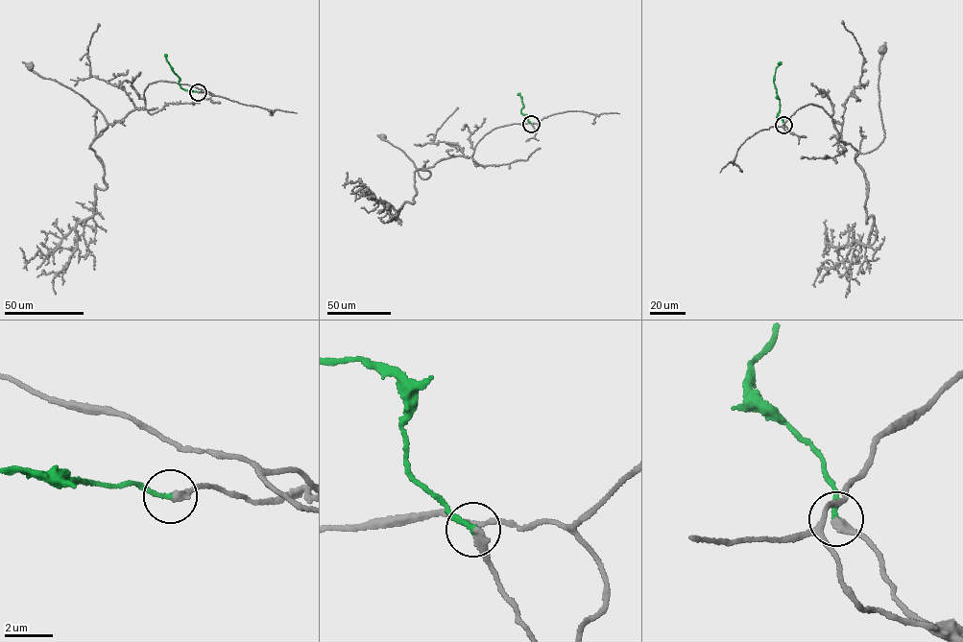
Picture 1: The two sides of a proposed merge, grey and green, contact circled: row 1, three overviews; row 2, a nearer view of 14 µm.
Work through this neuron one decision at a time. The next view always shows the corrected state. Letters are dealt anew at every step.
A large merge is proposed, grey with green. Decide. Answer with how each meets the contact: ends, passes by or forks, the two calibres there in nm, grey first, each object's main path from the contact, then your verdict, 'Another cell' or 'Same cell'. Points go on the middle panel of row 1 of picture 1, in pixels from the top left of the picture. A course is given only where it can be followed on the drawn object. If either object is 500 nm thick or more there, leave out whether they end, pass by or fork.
At the ring grey ends. At the ring green ends. Thickness 360 nm (grey) against 190 nm. Course of grey: (532, 124), (536, 131), (528, 123), (492, 130), (471, 156), (421, 169), (425, 178), (382, 136). Course of green: (532, 124), (521, 113), (523, 106), (517, 94), (520, 93). Same cell

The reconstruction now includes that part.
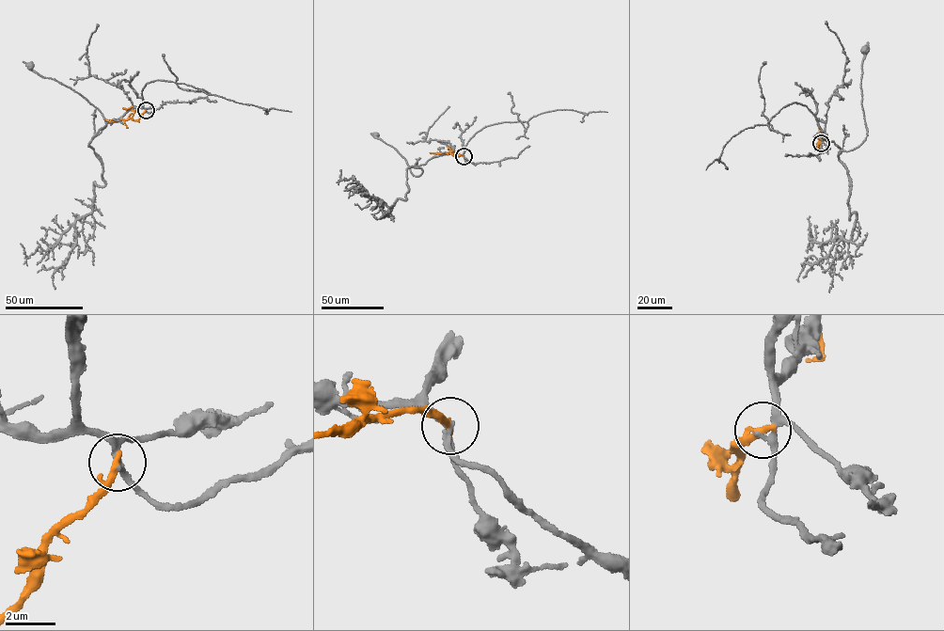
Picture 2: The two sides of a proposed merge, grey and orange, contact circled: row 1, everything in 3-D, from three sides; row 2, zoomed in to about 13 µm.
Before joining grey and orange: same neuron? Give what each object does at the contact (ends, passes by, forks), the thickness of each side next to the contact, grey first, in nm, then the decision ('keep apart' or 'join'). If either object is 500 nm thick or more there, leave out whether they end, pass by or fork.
grey passes by; orange passes by; calibres 200 and 220 nm; keep apart

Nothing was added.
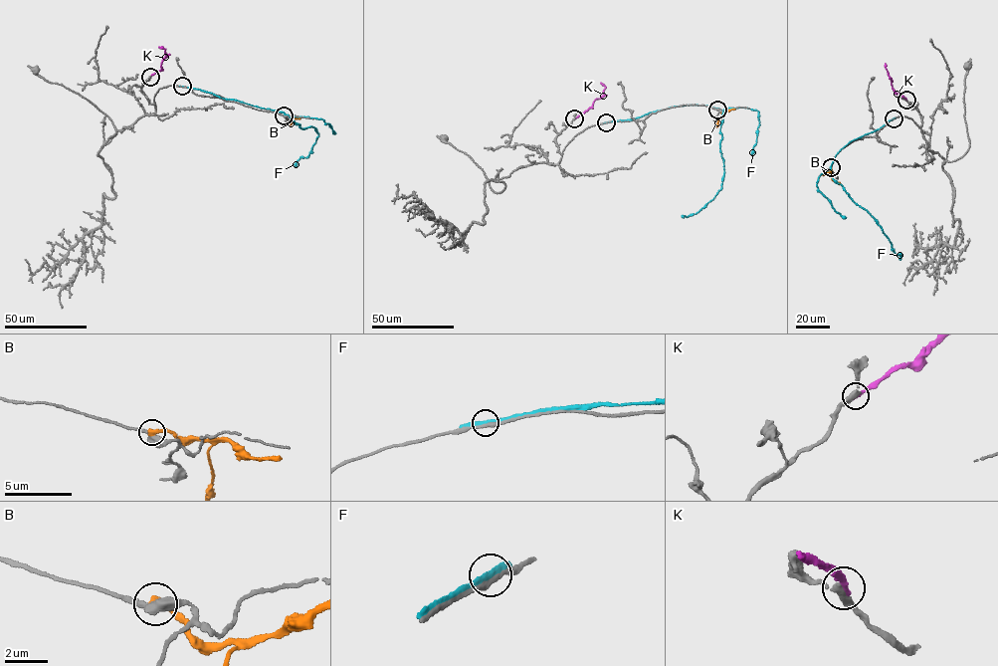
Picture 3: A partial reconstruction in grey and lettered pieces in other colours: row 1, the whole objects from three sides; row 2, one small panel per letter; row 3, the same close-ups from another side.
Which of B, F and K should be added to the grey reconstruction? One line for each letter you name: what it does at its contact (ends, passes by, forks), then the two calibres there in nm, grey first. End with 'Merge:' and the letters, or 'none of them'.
K: It ends there. Thickness 360 nm (grey) against 280 nm
Merge: K

